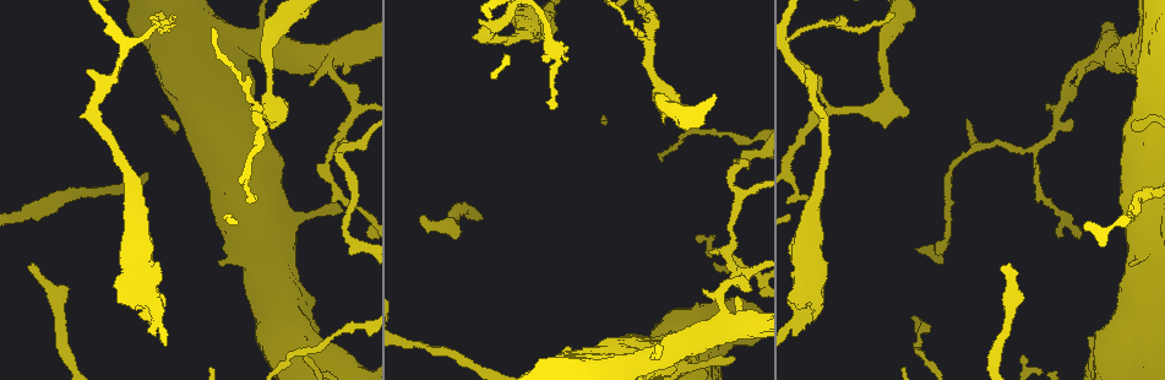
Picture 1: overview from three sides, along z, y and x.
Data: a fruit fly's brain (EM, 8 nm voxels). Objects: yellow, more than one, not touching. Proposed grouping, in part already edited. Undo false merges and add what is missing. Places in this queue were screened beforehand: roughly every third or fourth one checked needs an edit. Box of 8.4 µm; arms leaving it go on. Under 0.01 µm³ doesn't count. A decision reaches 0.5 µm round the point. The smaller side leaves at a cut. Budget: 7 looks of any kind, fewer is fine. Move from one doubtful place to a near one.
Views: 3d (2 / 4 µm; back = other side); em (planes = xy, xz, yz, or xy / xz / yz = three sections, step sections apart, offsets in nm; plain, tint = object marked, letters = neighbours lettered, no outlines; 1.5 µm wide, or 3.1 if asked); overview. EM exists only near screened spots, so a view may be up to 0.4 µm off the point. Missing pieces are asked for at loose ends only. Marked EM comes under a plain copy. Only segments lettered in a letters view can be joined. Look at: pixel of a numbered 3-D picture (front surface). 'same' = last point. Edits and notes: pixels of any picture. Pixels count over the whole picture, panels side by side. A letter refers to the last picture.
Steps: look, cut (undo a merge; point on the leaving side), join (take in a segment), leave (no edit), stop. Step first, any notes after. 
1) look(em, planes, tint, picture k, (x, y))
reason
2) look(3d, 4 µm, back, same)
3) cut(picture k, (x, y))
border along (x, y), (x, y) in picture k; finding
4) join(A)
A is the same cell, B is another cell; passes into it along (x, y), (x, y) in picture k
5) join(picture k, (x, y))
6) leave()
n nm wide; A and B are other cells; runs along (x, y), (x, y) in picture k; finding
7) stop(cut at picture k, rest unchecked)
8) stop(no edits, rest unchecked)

look(em, xz, step 4, letters, picture 1, (162, 16))
an open end

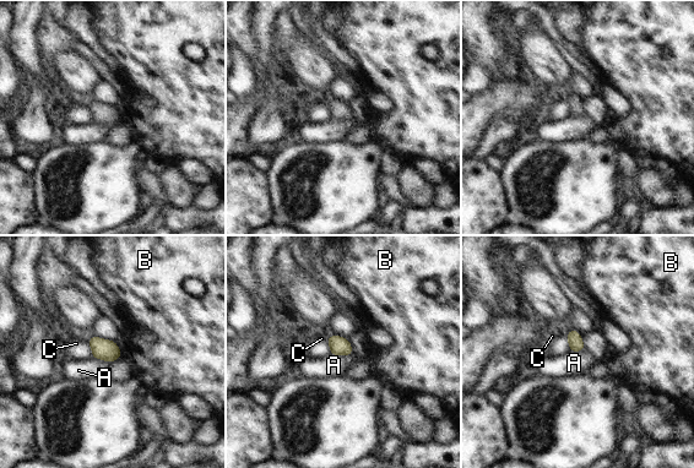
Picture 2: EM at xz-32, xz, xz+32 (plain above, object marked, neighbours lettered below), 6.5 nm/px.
look(em, planes, letters, same)

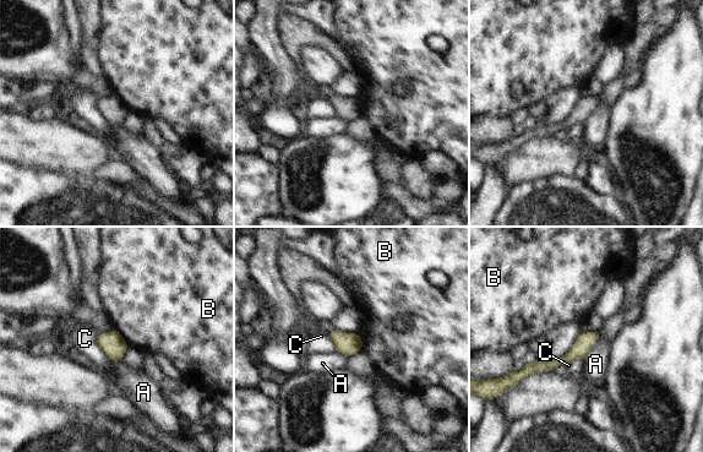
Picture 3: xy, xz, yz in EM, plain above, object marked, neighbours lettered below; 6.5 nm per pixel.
leave()
A, B and C are other cells; none of them fits

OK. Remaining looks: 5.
look(3d, 4 µm, picture 1, (725, 253))
narrows sharply

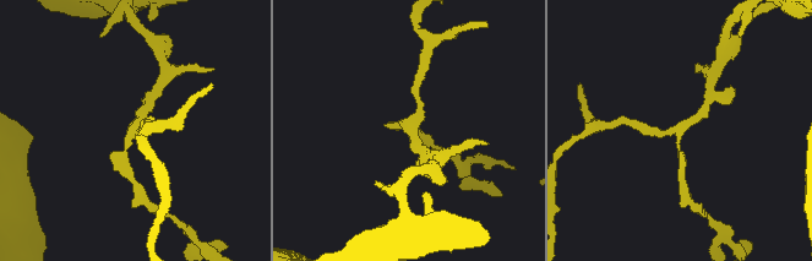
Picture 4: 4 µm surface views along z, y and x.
look(em, xz, step 8, tint, picture 4, (681, 126))
3 arms

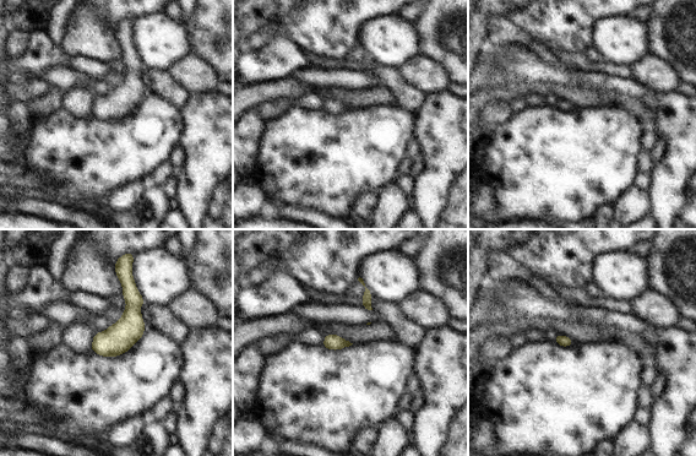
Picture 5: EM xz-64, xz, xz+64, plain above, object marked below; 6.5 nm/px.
look(em, planes, letters, same)
cut it another way

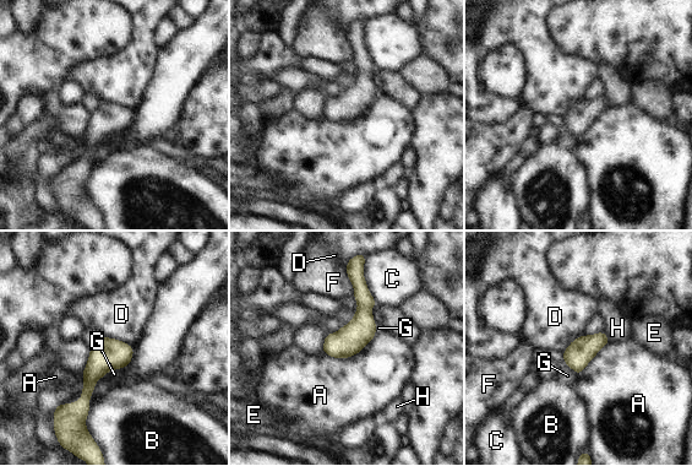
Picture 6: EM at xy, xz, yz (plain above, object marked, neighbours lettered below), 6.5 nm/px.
leave()
A, B, C, D, E, F, G and H are other cells; runs along (129, 348), (70, 408) in picture 6; one cell here

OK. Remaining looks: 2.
stop(no edits, rest unchecked)

